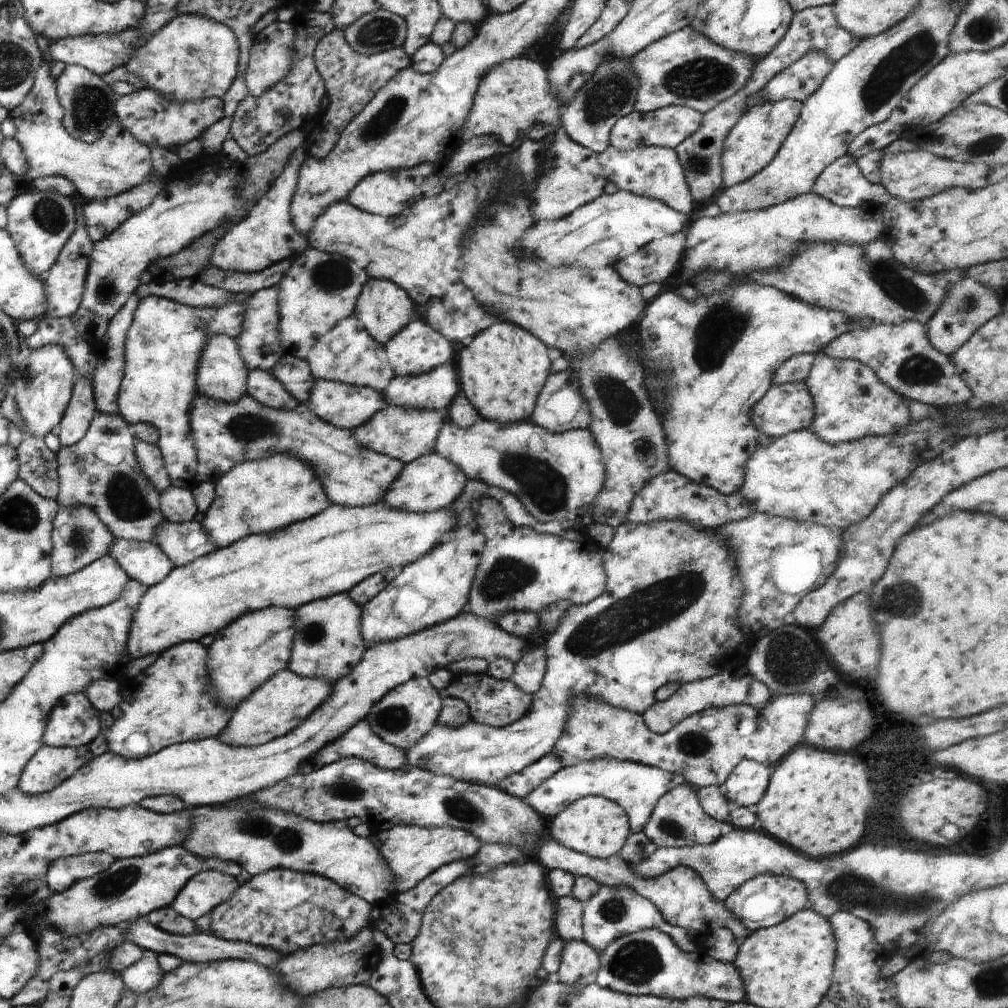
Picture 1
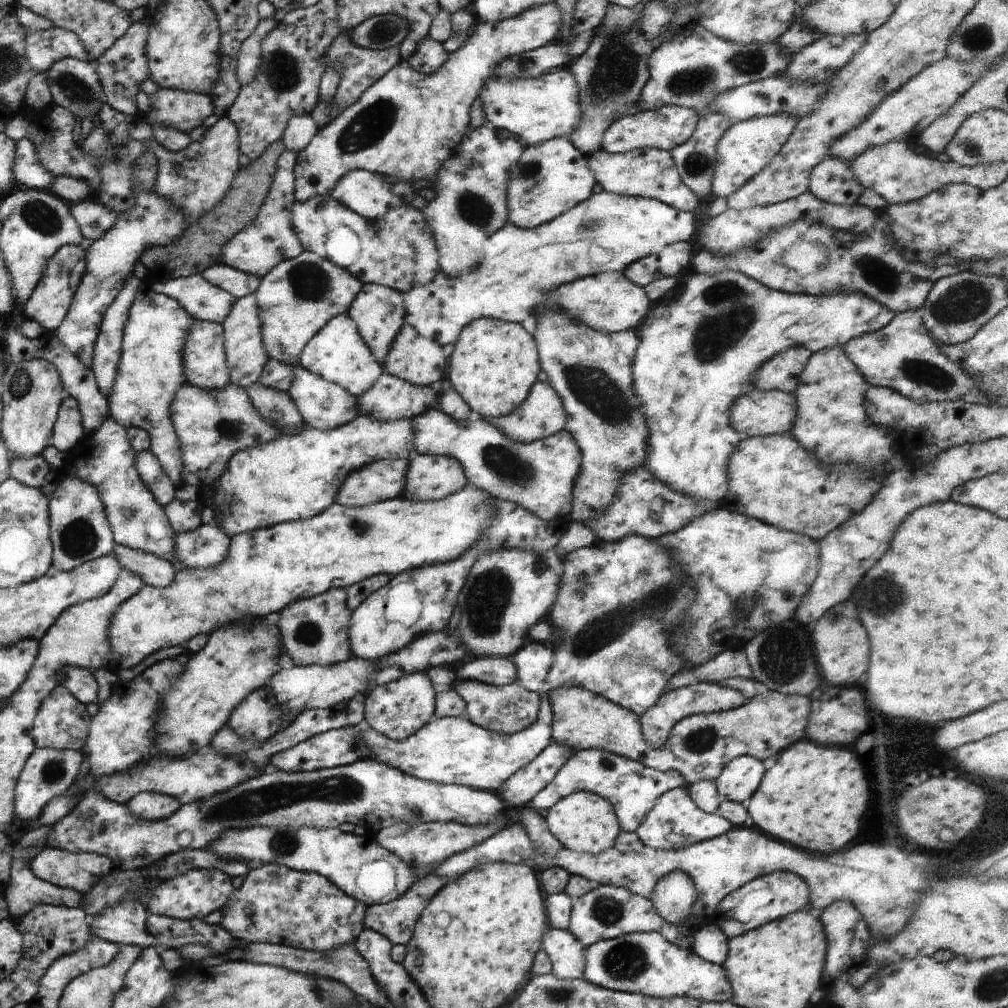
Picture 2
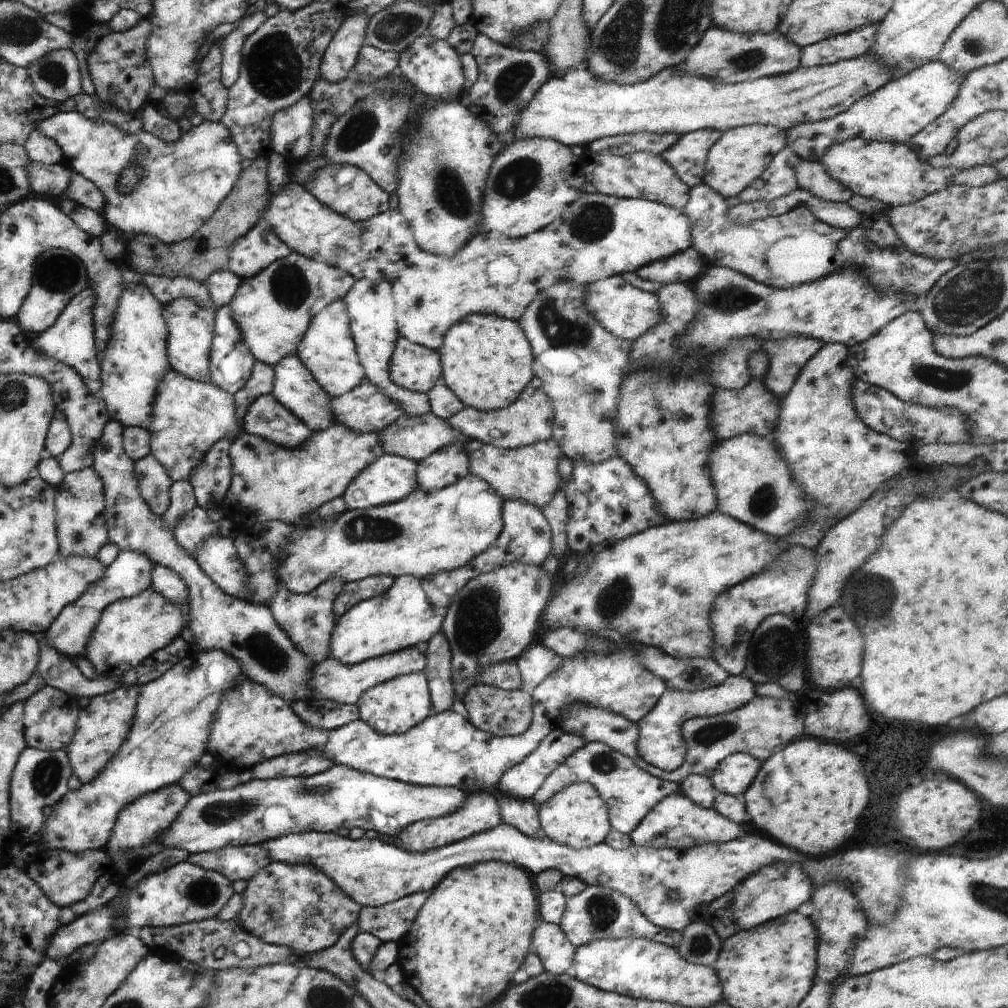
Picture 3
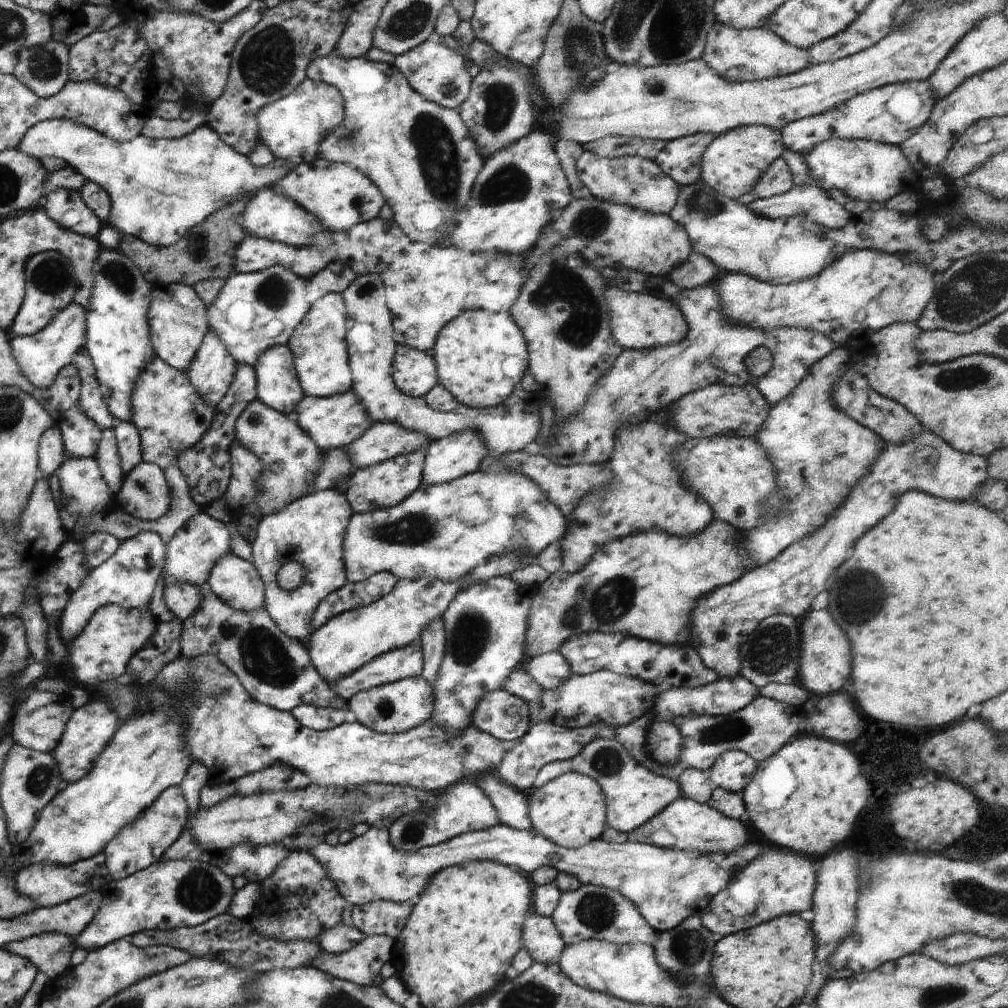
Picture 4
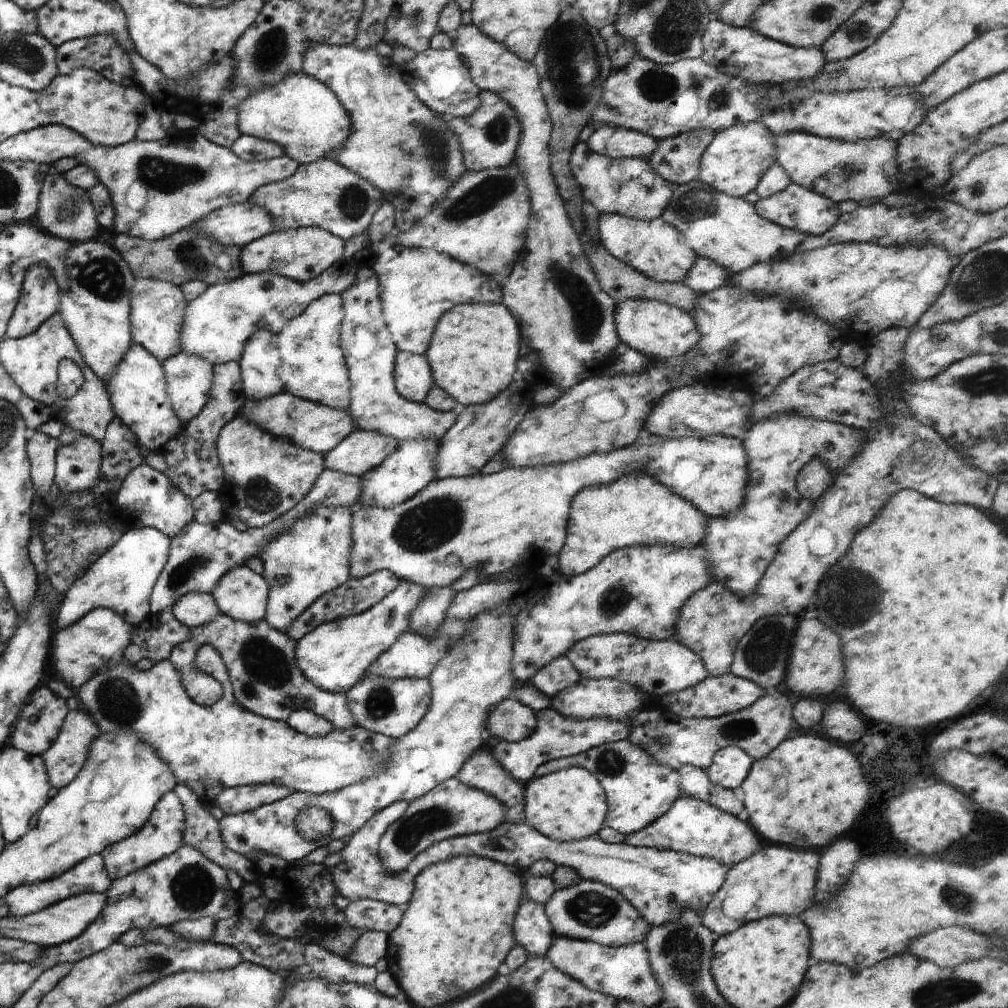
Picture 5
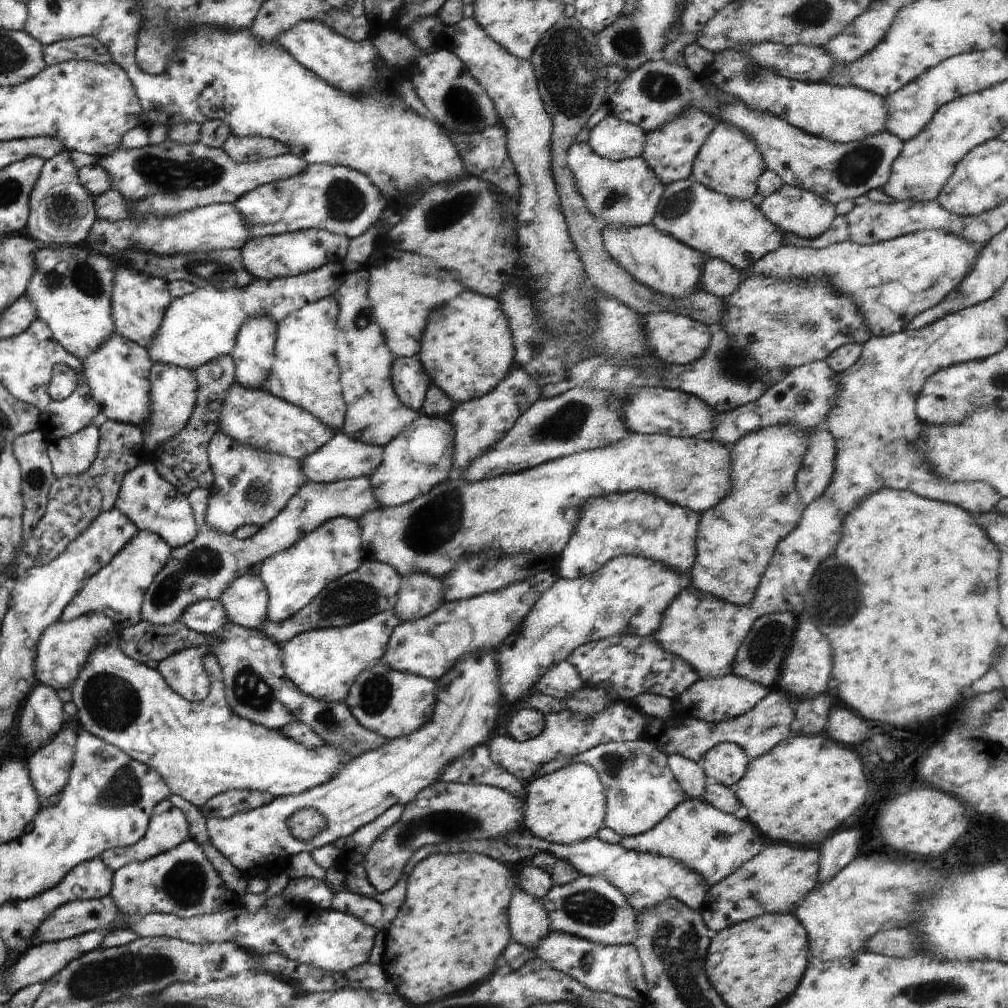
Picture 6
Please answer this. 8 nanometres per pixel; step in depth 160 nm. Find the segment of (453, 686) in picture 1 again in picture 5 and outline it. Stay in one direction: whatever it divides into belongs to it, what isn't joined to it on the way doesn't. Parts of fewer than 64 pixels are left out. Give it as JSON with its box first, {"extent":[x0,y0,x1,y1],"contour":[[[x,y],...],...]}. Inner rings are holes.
{"extent":[487,698,535,742],"contour":[[[506,698],[488,716],[487,735],[520,742],[531,736],[535,727],[535,712],[513,698]]]}

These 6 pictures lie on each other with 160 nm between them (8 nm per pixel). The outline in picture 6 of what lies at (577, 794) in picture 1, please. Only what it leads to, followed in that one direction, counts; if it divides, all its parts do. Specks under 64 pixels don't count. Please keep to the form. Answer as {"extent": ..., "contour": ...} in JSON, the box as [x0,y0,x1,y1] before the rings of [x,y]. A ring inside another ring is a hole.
{"extent":[572,742,688,837],"contour":[[[633,742],[600,743],[575,754],[572,763],[590,765],[602,781],[607,807],[603,826],[621,837],[633,837],[656,826],[675,806],[688,798],[667,765],[667,754]]]}

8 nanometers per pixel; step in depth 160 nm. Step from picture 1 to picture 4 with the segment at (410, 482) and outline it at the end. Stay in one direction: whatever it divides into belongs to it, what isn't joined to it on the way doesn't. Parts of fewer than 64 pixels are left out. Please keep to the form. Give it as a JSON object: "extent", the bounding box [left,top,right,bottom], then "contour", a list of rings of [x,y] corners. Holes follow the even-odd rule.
{"extent":[423,430,488,484],"contour":[[[462,430],[432,441],[426,449],[423,484],[445,484],[480,471],[488,448],[476,430]]]}

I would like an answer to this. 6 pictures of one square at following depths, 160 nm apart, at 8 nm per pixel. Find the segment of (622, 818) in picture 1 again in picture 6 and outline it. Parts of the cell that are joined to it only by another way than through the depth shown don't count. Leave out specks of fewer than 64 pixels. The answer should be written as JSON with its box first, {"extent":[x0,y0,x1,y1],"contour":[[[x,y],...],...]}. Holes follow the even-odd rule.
{"extent":[523,763,607,845],"contour":[[[568,763],[526,784],[523,823],[542,840],[561,845],[596,837],[603,827],[607,800],[599,774],[584,763]]]}

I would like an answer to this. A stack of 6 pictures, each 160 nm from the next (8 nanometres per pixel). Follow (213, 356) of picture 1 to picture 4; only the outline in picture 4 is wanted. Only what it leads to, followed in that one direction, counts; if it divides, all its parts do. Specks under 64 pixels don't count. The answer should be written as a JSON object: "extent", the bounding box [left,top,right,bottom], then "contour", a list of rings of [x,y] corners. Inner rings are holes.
{"extent":[147,284,208,372],"contour":[[[160,284],[152,286],[150,309],[147,313],[151,330],[151,344],[155,357],[172,368],[186,372],[192,358],[196,356],[200,344],[208,330],[208,312],[202,300],[192,287],[186,284]]]}

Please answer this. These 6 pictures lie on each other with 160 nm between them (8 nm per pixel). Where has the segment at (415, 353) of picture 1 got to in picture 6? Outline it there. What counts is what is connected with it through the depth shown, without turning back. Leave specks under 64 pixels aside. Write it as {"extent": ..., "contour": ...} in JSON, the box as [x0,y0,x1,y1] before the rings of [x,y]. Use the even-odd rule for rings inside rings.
{"extent":[391,355,431,411],"contour":[[[419,355],[394,357],[391,383],[404,406],[420,411],[431,382]]]}

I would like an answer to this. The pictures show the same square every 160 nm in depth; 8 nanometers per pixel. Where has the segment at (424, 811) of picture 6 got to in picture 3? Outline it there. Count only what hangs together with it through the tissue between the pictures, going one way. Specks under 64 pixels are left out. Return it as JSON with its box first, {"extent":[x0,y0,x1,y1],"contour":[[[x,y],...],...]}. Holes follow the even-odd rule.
{"extent":[398,791,502,853],"contour":[[[480,791],[468,795],[465,805],[459,811],[443,817],[433,818],[431,821],[416,821],[404,827],[400,834],[398,846],[404,850],[425,853],[426,851],[449,845],[475,834],[490,830],[502,822],[498,801],[490,792]]]}

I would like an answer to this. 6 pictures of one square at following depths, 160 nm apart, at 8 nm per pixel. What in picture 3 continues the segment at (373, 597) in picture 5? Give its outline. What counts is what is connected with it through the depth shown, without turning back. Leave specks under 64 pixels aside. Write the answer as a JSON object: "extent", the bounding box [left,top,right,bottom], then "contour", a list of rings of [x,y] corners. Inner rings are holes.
{"extent":[333,575,394,616],"contour":[[[374,575],[358,582],[344,583],[342,590],[334,599],[333,612],[335,616],[342,616],[359,602],[382,596],[382,594],[388,592],[394,579],[394,577],[388,575]]]}

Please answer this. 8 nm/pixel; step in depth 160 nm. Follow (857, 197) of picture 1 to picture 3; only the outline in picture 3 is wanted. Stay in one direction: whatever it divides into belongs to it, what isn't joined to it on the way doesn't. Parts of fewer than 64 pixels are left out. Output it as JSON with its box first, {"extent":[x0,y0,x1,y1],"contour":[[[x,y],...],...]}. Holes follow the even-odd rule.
{"extent":[796,161,853,203],"contour":[[[800,161],[796,167],[796,180],[800,189],[806,189],[825,201],[846,203],[853,195],[850,189],[831,177],[828,169],[818,161]]]}

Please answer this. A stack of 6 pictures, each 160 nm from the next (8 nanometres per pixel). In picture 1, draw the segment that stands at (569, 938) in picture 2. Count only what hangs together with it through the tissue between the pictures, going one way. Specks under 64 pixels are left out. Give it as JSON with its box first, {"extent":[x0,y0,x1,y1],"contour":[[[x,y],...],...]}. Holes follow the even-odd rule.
{"extent":[558,940,600,987],"contour":[[[584,940],[565,941],[558,980],[569,987],[588,986],[596,983],[600,965],[599,952]]]}

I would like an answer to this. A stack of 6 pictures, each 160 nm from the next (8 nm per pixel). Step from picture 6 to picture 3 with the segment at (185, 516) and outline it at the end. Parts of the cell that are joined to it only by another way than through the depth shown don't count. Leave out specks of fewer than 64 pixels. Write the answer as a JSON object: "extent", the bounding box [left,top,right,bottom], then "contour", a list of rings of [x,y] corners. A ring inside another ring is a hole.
{"extent":[135,453,174,515],"contour":[[[148,453],[142,460],[135,462],[135,474],[143,498],[157,515],[163,515],[174,501],[174,495],[169,492],[173,483],[170,472],[159,459]]]}

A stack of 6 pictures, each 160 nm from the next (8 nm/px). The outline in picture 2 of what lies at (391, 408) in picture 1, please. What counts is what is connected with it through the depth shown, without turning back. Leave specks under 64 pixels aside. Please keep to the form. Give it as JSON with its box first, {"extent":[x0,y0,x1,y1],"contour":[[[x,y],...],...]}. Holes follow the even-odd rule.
{"extent":[213,415,411,538],"contour":[[[359,415],[348,424],[333,430],[319,430],[305,426],[299,432],[292,432],[274,438],[270,442],[254,444],[247,450],[237,451],[228,460],[225,472],[216,483],[213,509],[220,512],[220,530],[231,538],[243,533],[252,533],[289,521],[300,521],[316,517],[327,510],[336,500],[336,494],[344,478],[350,472],[383,459],[411,459],[411,420],[380,422],[372,416]]]}

